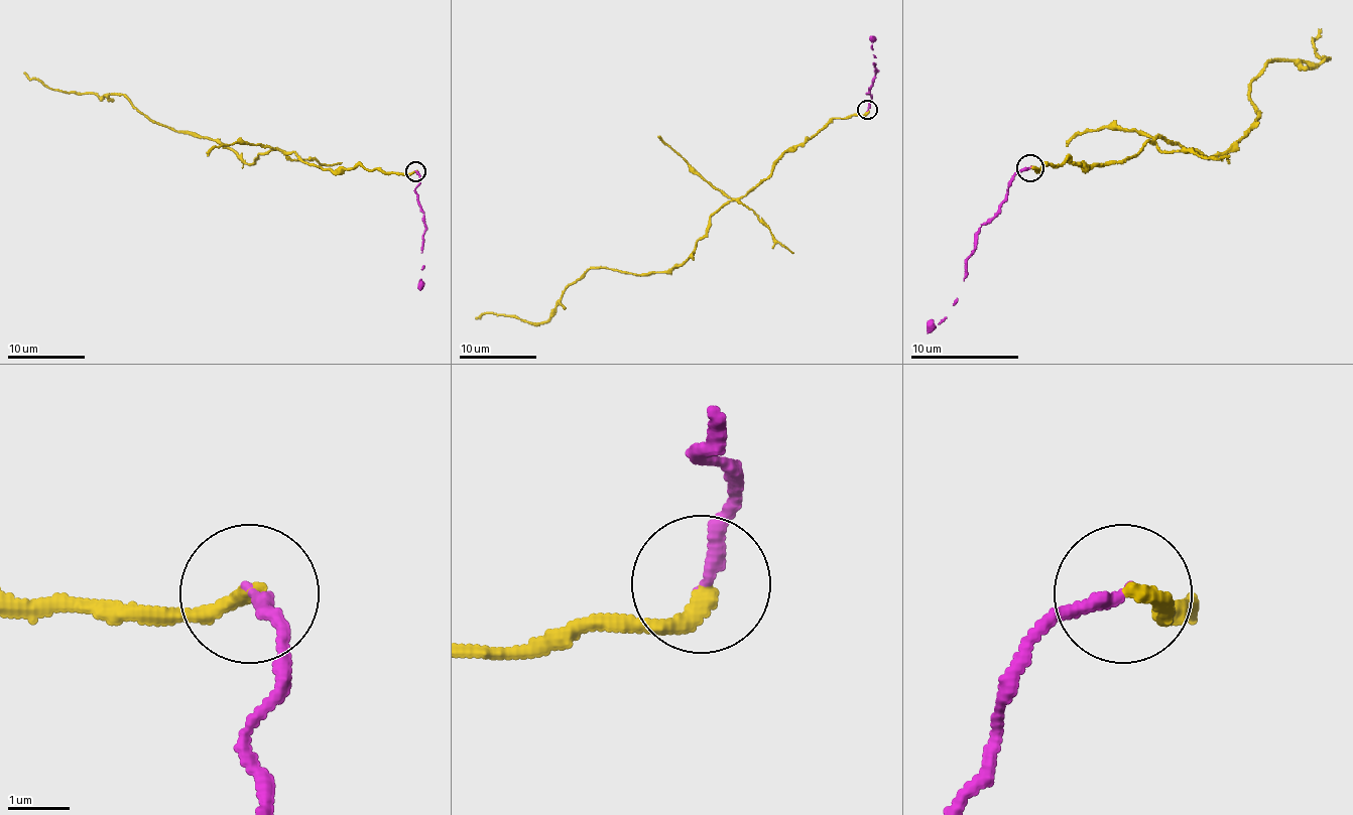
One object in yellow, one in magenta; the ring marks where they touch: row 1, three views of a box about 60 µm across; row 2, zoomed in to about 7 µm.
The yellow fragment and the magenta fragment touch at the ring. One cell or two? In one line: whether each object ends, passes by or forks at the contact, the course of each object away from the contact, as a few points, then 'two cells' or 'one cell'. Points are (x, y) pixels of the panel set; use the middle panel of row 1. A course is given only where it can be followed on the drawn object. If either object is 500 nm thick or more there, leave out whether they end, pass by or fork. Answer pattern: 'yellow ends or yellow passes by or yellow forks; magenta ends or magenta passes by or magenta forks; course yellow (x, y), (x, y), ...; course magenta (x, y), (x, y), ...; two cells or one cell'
yellow ends; magenta ends; course yellow (867, 109), (791, 146), (713, 216), (680, 264), (627, 274), (589, 268), (541, 322), (476, 318); course magenta (867, 109), (871, 98), (867, 92), (877, 73), (871, 35); two cells

